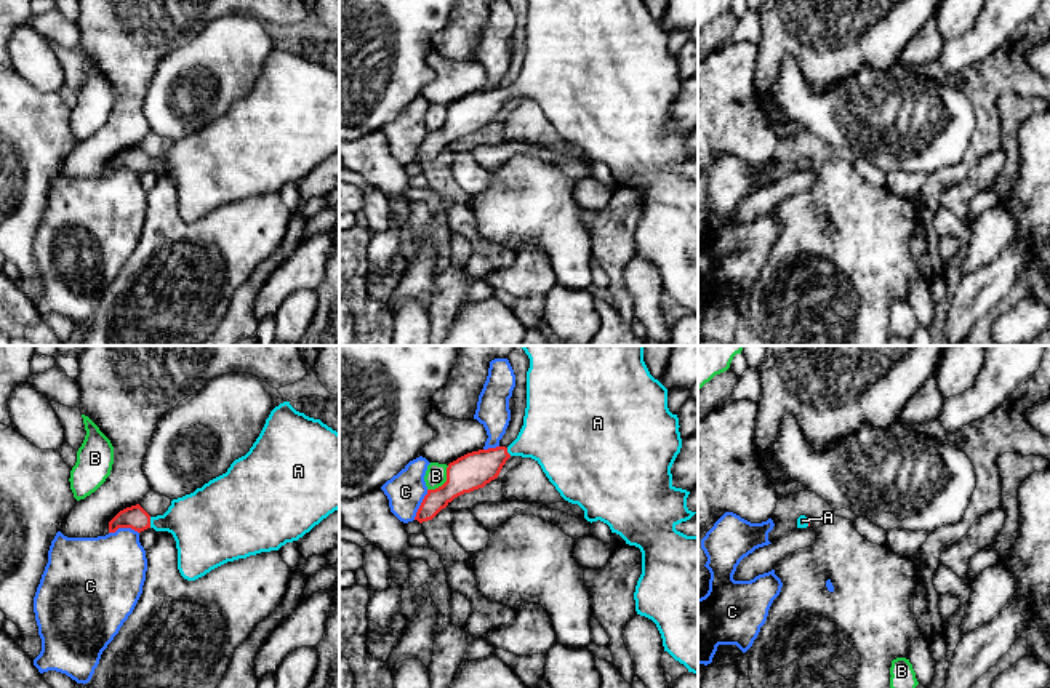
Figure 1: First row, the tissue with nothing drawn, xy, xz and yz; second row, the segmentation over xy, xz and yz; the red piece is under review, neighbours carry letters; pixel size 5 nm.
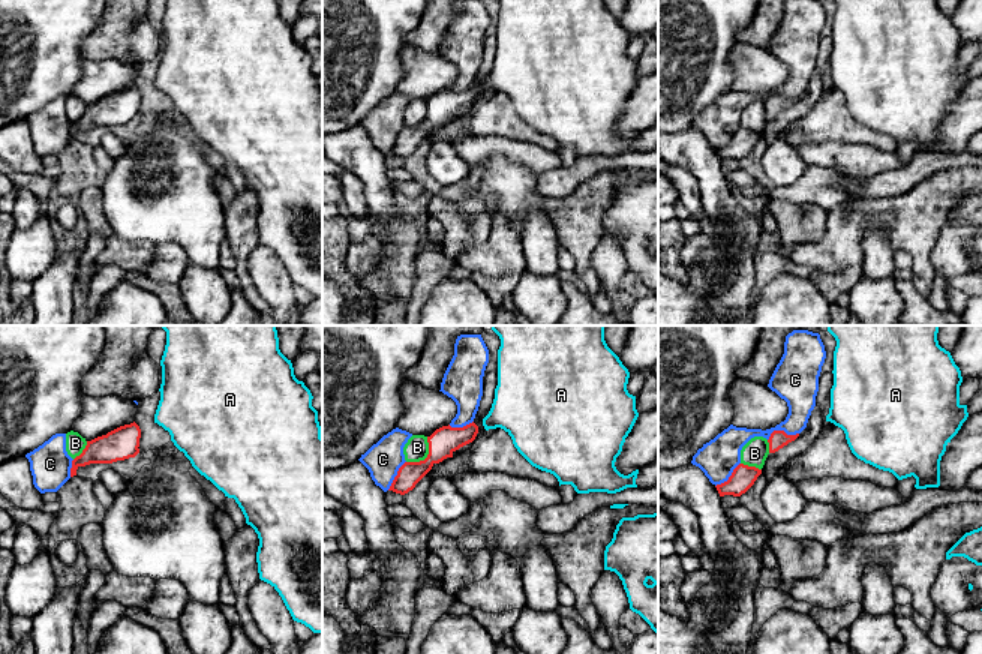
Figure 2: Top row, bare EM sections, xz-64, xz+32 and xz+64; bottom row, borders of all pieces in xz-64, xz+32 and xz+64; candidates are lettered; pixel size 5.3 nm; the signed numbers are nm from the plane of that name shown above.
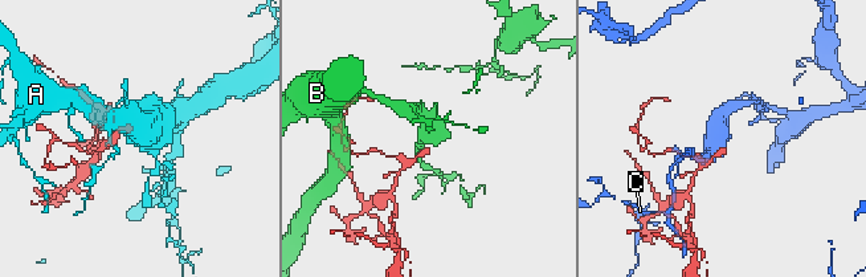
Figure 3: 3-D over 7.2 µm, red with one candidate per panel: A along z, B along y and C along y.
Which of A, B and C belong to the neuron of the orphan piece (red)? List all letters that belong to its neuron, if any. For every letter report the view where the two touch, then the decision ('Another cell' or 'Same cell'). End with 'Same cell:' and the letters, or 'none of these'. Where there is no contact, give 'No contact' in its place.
A: Touches red in xy. Same cell
B: Touches red in xz. Another cell
C: Touches red in xy. Another cell
Same cell: A

